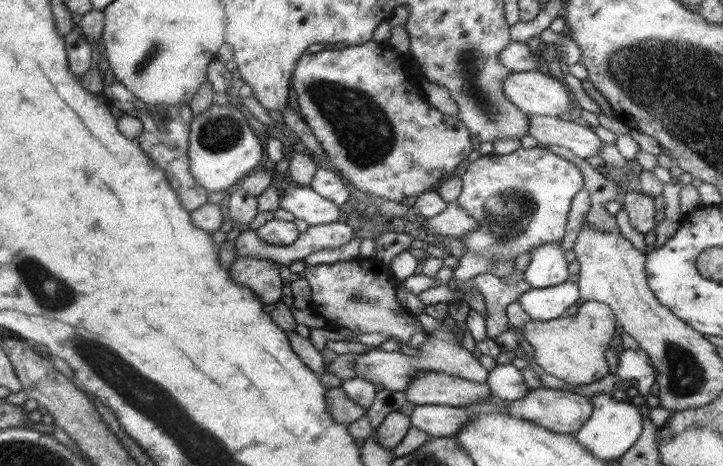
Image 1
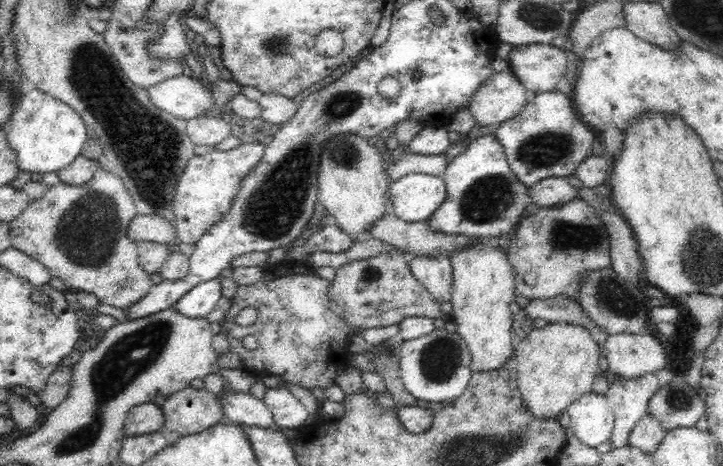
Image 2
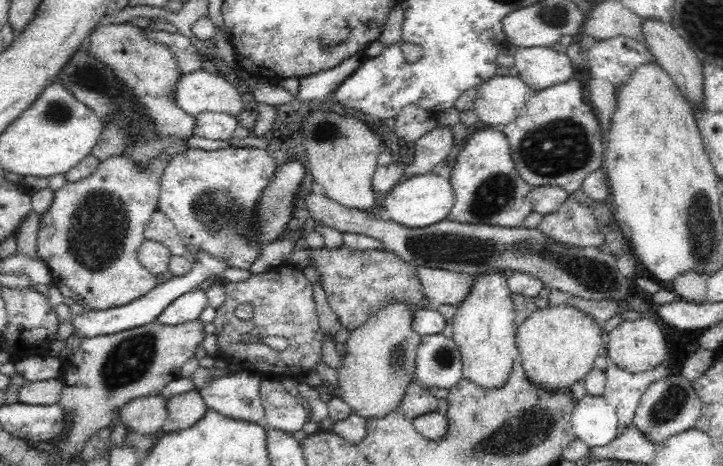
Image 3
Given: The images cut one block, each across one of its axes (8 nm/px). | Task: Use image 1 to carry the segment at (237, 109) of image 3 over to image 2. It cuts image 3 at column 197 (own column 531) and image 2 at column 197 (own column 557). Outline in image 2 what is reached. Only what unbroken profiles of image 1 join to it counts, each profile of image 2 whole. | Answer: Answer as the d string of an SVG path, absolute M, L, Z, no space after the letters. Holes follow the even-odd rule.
M183 74L158 82L158 84L150 86L146 91L150 102L156 108L186 122L202 116L202 114L205 114L214 105L214 100L211 97L212 91L205 89L204 79L192 79L190 76L188 77Z

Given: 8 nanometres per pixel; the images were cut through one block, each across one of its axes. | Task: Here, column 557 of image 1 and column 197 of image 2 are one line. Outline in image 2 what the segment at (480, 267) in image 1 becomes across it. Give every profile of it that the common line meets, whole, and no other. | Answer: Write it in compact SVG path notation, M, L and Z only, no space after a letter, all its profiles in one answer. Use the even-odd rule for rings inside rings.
M240 143L229 151L210 151L205 155L193 155L176 186L174 213L176 213L176 236L181 242L195 244L201 234L224 214L239 187L240 179L252 169L262 156L265 144Z

